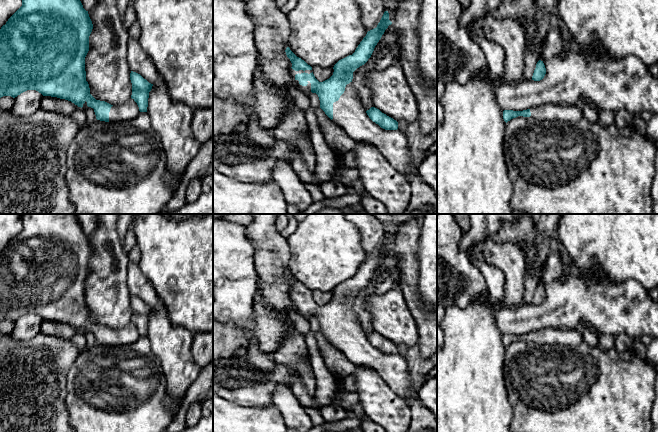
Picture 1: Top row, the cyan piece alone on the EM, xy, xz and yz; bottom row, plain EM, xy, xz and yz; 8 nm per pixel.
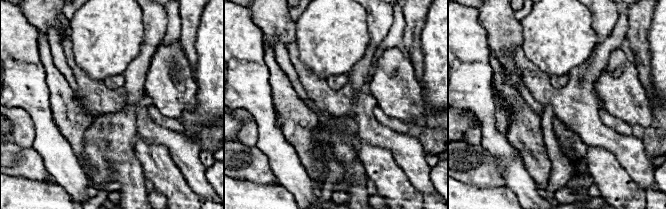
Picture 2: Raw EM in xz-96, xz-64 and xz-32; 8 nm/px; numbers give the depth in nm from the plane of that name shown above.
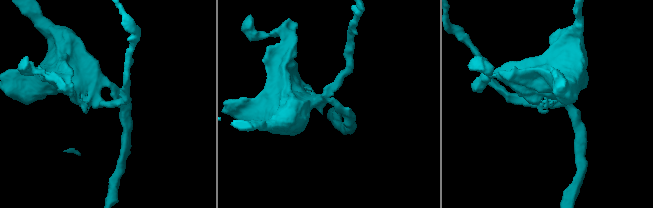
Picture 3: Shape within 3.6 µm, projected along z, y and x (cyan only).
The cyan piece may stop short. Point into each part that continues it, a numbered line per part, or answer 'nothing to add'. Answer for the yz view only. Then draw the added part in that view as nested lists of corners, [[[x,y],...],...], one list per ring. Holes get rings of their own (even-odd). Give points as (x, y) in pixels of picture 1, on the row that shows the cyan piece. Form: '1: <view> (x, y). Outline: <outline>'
1: yz (553, 112). Outline: [[[544,104],[534,108],[530,108],[531,118],[537,120],[549,120],[555,121],[566,121],[566,122],[577,122],[583,118],[581,105],[572,107],[564,107],[559,104]]]

